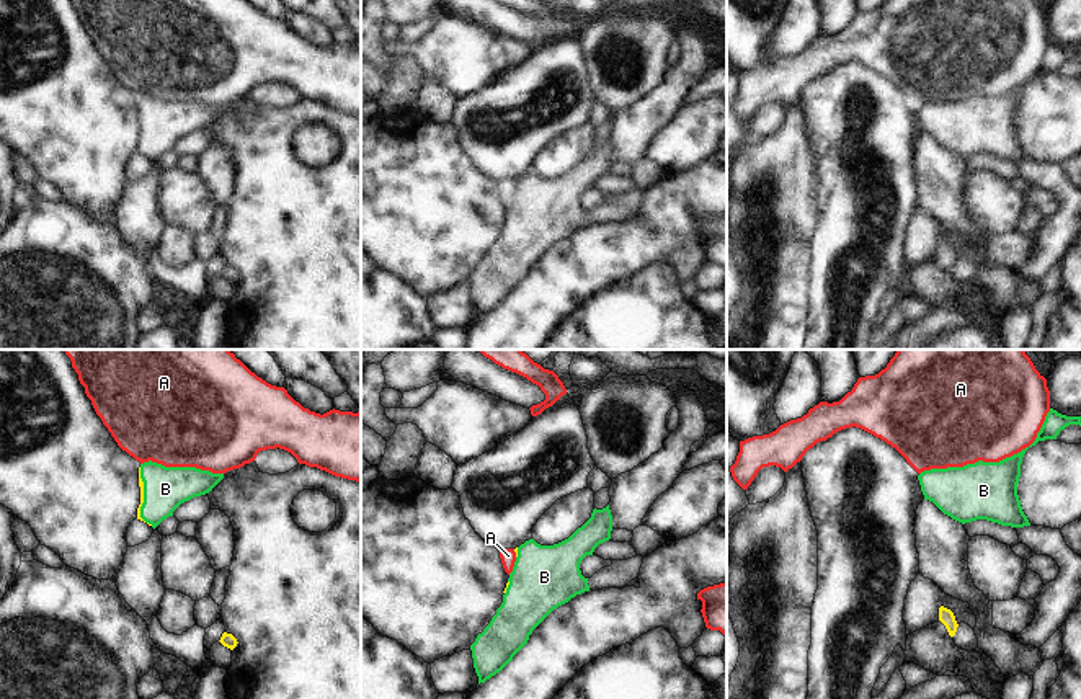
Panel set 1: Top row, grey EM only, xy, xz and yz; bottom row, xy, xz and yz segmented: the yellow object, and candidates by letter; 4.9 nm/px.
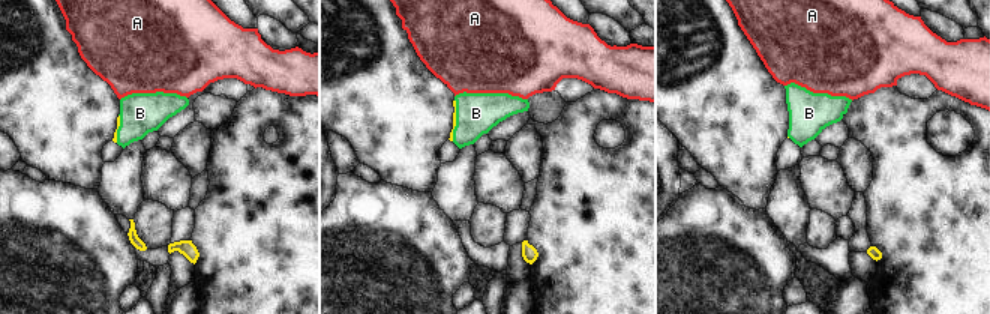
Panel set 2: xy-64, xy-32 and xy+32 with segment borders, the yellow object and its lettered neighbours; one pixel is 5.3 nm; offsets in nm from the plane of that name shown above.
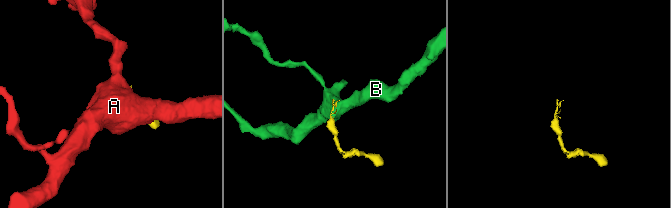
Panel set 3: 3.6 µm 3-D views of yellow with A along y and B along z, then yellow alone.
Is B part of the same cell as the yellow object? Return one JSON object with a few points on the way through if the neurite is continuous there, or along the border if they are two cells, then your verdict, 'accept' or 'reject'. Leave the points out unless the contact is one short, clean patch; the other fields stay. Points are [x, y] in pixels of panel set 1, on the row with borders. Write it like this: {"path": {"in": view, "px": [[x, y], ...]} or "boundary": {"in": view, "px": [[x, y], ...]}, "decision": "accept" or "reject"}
{"path": {"in": "xy", "px": [[141, 484], [144, 487], [142, 498], [155, 498], [165, 489]]}, "decision": "accept"}

